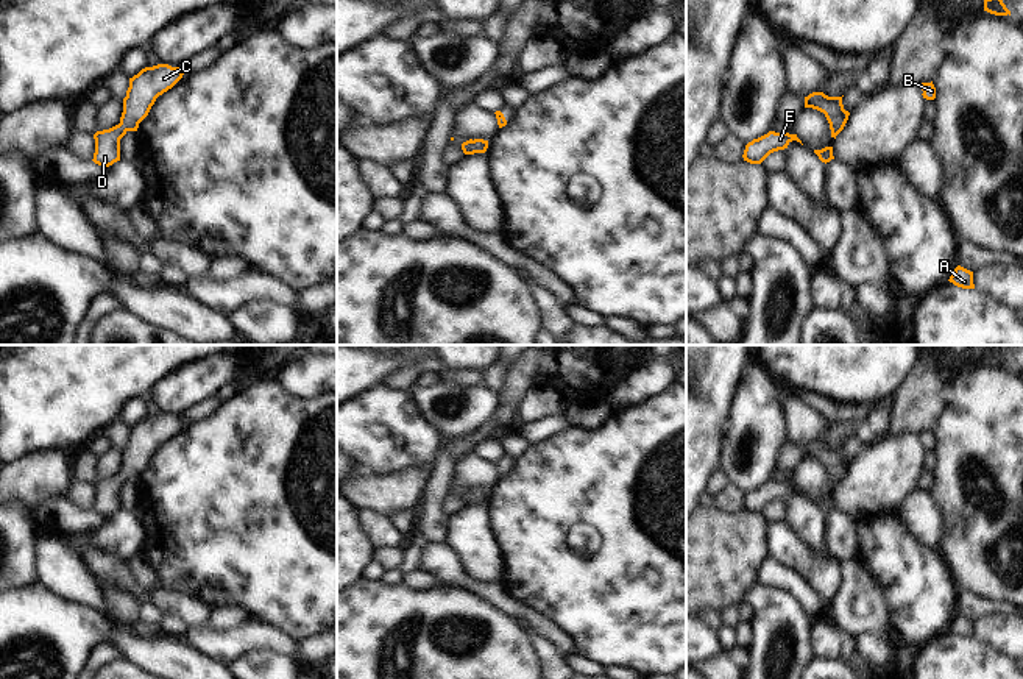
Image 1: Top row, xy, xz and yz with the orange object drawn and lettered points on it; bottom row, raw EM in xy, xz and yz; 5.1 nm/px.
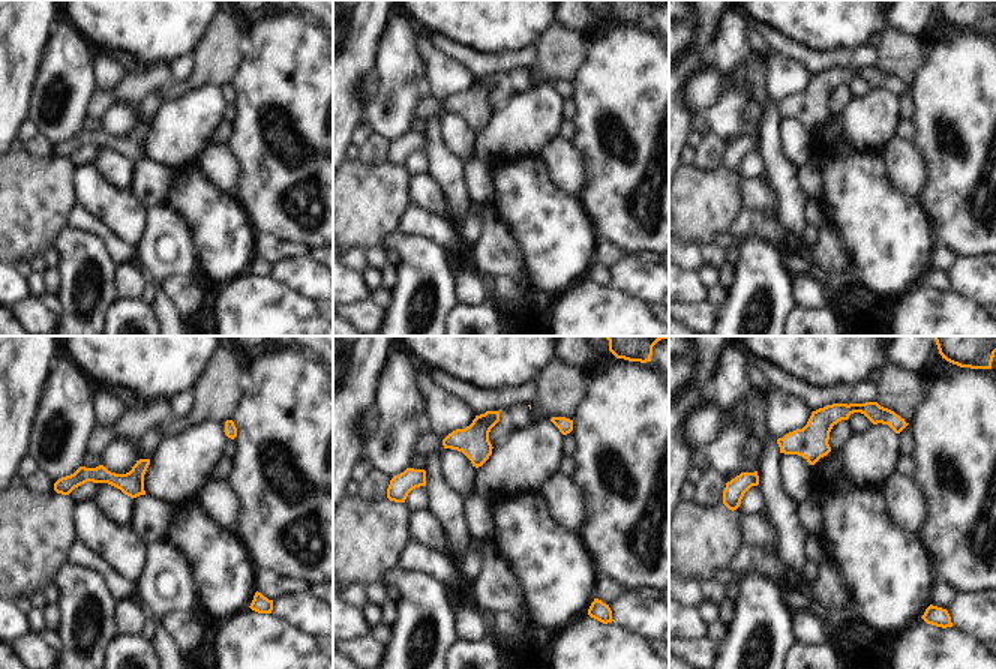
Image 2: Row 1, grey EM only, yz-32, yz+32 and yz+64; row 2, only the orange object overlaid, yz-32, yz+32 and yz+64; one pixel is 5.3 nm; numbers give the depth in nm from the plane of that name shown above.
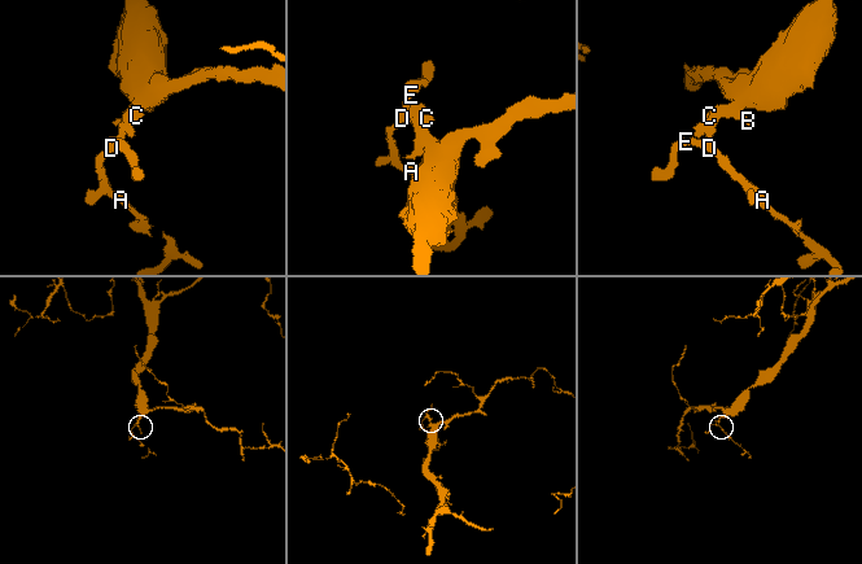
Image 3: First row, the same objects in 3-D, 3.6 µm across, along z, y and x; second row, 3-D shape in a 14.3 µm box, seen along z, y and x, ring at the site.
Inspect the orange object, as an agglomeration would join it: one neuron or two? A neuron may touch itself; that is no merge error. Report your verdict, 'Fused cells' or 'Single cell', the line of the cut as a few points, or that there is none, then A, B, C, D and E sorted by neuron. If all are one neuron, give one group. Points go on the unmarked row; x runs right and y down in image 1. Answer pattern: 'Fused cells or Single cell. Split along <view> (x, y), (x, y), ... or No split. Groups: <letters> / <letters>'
Single cell. No split. Groups: A B C D E

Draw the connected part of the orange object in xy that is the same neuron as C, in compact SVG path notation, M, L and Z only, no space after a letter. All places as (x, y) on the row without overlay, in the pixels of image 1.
M158 414L145 417L129 428L120 473L94 484L95 503L92 510L101 517L120 510L120 489L128 481L137 481L139 473L148 465L156 448L172 439L182 425L181 417Z

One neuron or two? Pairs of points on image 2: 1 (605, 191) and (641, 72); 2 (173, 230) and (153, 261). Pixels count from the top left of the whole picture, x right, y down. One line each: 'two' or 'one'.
1: one
2: one

